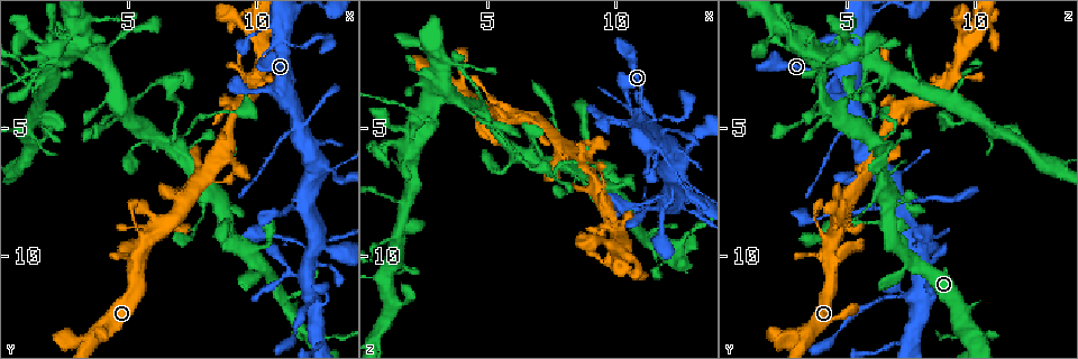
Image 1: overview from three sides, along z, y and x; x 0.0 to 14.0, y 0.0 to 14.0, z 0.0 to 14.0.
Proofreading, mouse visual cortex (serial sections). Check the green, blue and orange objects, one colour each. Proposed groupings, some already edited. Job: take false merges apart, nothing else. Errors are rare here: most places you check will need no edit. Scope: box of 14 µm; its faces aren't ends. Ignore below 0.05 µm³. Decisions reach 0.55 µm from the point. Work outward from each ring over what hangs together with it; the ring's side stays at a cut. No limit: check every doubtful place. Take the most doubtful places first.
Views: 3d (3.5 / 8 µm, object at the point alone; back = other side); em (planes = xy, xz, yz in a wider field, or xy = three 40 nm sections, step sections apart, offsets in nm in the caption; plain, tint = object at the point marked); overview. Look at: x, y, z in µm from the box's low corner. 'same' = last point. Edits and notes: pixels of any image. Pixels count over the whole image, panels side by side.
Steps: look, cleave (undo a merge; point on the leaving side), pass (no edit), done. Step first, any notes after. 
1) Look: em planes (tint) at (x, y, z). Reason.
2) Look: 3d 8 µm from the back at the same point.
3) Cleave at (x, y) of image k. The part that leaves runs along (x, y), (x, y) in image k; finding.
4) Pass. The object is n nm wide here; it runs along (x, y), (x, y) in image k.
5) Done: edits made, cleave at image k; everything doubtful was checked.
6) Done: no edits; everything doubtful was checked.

Look: 3d 3.5 µm at (12.3, 11.6, 6.7). Sharp bend.

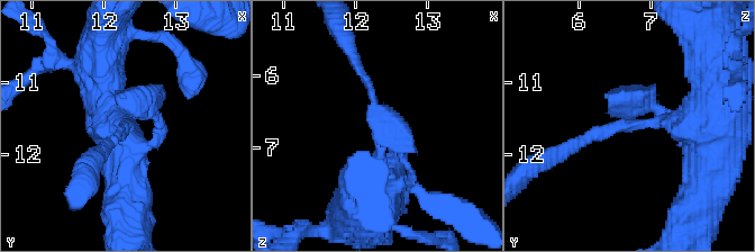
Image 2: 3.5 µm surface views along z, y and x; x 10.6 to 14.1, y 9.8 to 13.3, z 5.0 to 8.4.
Look: em planes (tint) at (12.35, 11.55, 6.75). Shape alone is not enough.

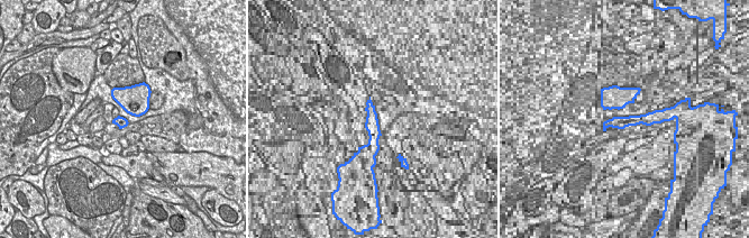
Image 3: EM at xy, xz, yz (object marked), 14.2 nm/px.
Look: em xy step 5 (tint) at the same point. Cut it another way.

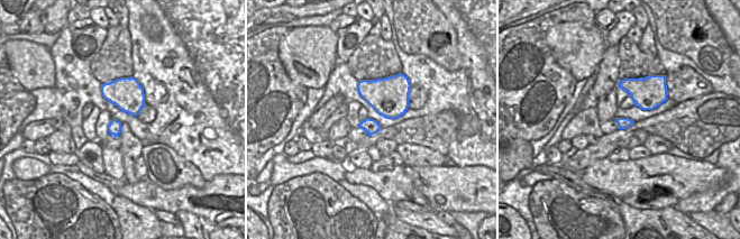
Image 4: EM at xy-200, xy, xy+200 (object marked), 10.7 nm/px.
Pass. It runs along (701, 115), (617, 125), (571, 145) in image 2; continuous, no second cell.

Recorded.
Look: 3d 8 µm at (7.9, 7.9, 6.0). Thick turns thin.

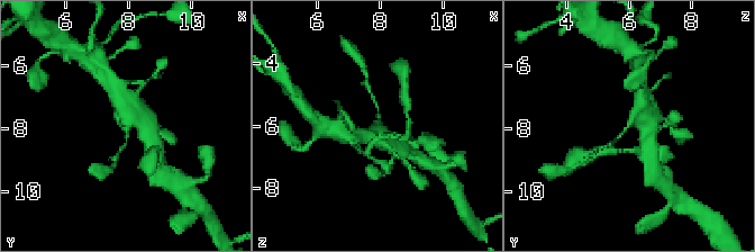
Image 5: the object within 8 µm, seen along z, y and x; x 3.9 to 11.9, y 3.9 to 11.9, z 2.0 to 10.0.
Look: 3d 3.5 µm at (7.9, 7.8, 6.0).

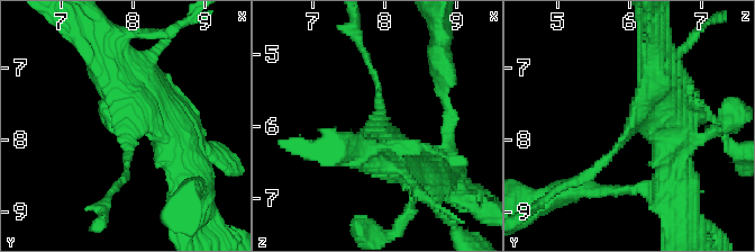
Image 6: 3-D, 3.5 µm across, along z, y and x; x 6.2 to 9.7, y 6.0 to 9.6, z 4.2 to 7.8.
Look: em planes (tint) at (7.95, 7.90, 5.95). The arms are 100, 500 nm wide.

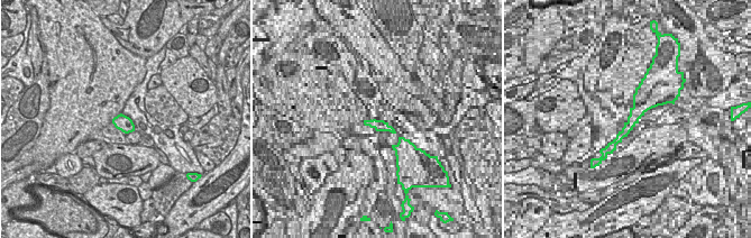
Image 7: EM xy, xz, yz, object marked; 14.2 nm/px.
Pass. It runs along (408, 168), (380, 133), (373, 70) in image 6; one cell here.

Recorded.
Look: 3d 8 µm at (7.5, 5.0, 6.8). Abrupt turn.

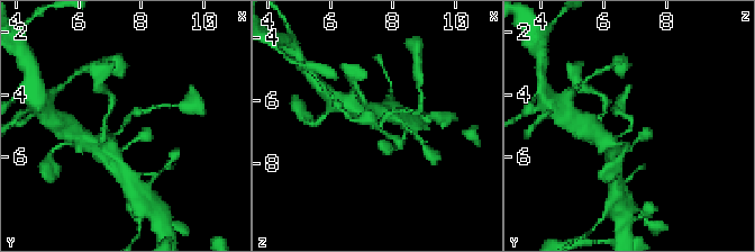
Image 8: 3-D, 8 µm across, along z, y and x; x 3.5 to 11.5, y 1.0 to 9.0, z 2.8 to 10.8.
Look: 3d 3.5 µm at (7.5, 5.0, 7.0).

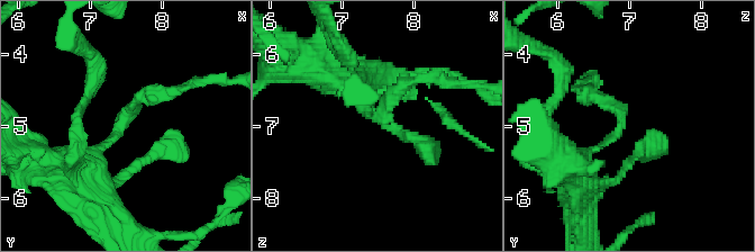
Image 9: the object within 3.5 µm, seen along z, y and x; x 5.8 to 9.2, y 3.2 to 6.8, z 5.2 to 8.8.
Look: em xy step 3 (tint) at (7.50, 4.95, 6.90). Now the EM.

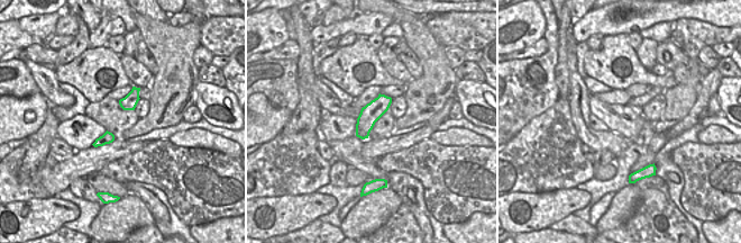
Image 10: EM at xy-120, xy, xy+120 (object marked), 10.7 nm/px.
Pass. Continuous, no second cell.

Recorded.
Done: no edits; everything doubtful was checked.

